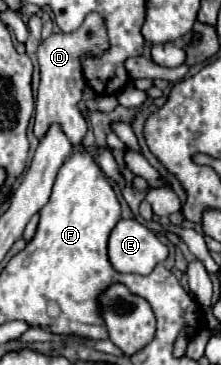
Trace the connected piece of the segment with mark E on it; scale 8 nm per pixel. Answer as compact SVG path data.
M121 219L109 235L109 261L121 273L149 275L169 255L167 245L135 219Z

